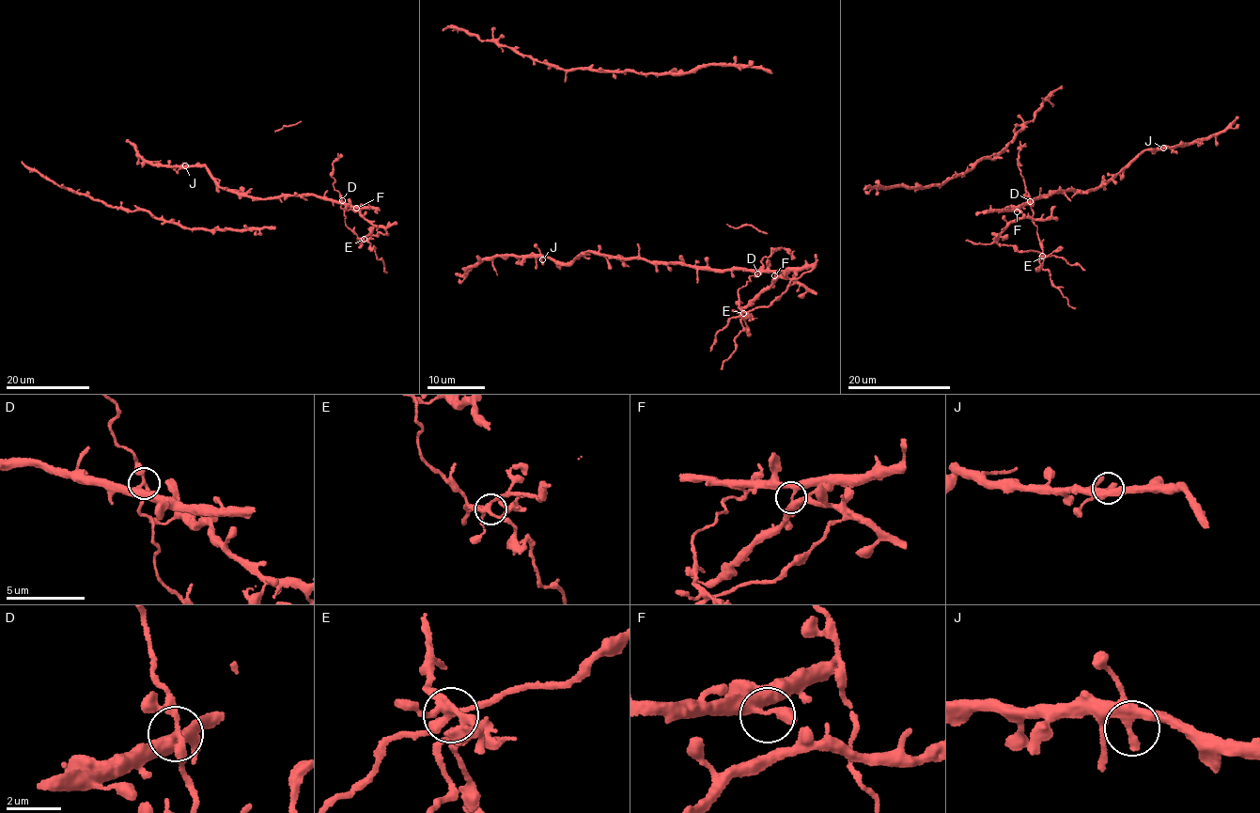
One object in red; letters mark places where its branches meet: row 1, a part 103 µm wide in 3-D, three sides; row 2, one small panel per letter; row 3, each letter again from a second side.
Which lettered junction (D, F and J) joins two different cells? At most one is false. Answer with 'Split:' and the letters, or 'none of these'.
Split: D

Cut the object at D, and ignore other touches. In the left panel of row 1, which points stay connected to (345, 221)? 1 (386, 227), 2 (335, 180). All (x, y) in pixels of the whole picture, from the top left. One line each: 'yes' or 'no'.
1: no
2: yes

